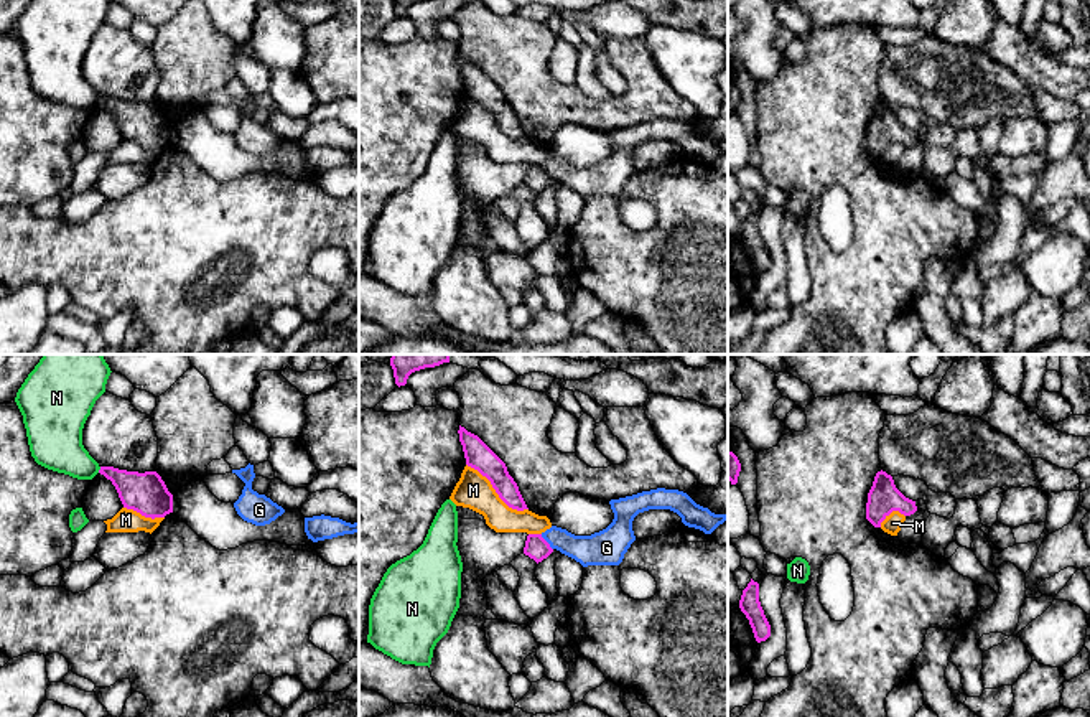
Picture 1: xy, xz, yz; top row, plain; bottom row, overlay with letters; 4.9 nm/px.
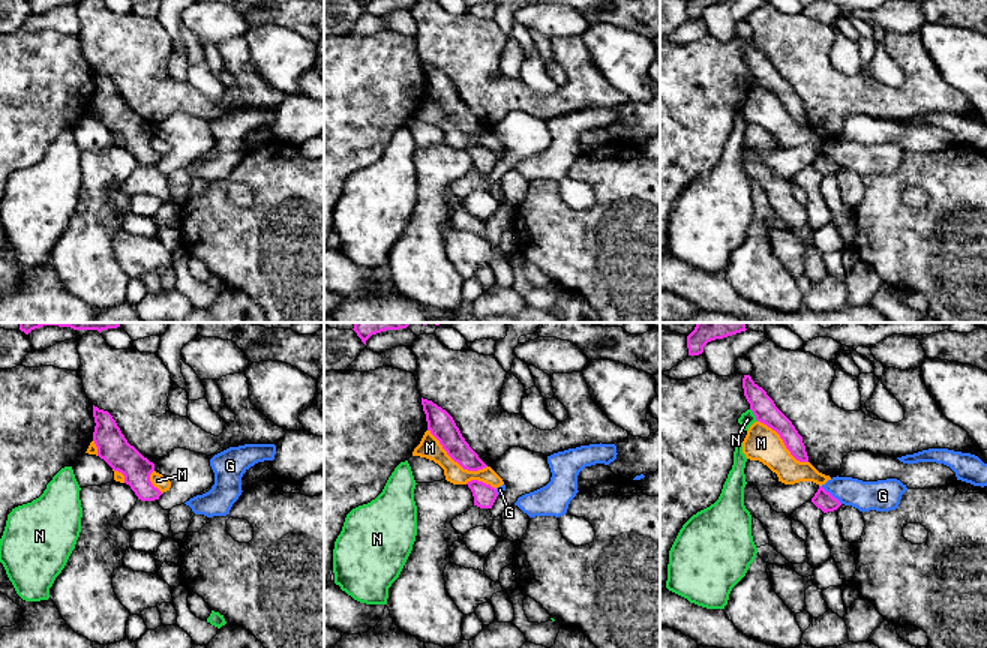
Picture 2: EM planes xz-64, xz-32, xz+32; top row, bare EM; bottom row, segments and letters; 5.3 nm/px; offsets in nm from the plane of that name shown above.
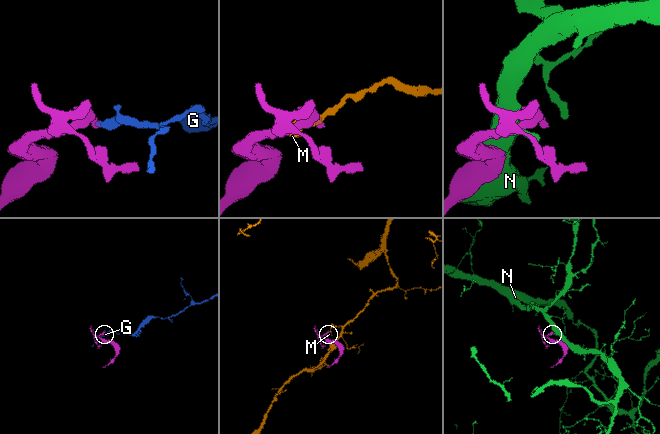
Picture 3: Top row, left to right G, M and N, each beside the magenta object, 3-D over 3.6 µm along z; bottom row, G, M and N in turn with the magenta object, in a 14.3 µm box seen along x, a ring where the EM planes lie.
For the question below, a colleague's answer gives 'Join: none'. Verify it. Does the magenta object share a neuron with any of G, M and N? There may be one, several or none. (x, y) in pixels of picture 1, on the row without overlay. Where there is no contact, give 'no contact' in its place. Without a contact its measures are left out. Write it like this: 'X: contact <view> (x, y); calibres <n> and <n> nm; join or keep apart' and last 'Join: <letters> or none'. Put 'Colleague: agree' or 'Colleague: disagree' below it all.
G: contact xz (547, 173); calibres 110 and 160 nm; keep apart
M: contact xz (496, 122); calibres 130 and 170 nm; keep apart
N: contact xy (99, 101); calibres 190 and 260 nm; keep apart
Join: none
Colleague: agree

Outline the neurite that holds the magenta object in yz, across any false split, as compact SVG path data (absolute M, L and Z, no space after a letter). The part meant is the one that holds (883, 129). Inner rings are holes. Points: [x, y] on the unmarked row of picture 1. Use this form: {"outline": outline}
{"outline": "M878 102L873 117L868 124L866 150L881 158L881 153L892 143L899 142L911 147L917 142L915 132L906 129L894 115L894 110L886 102Z"}

